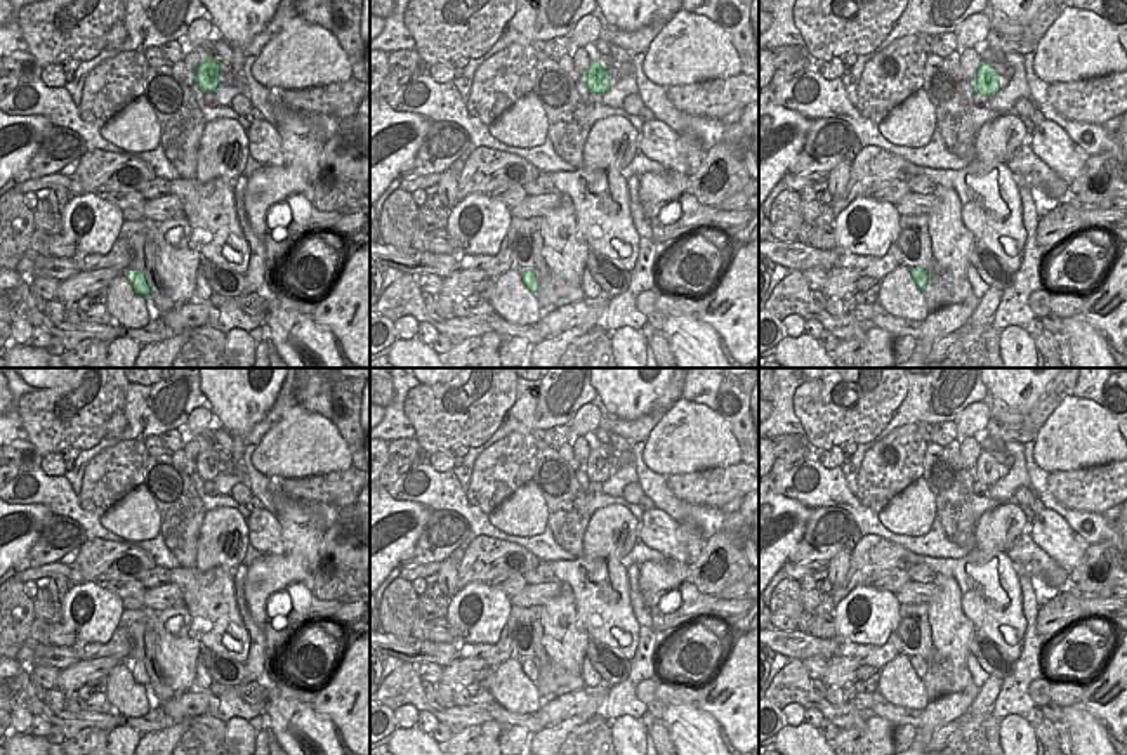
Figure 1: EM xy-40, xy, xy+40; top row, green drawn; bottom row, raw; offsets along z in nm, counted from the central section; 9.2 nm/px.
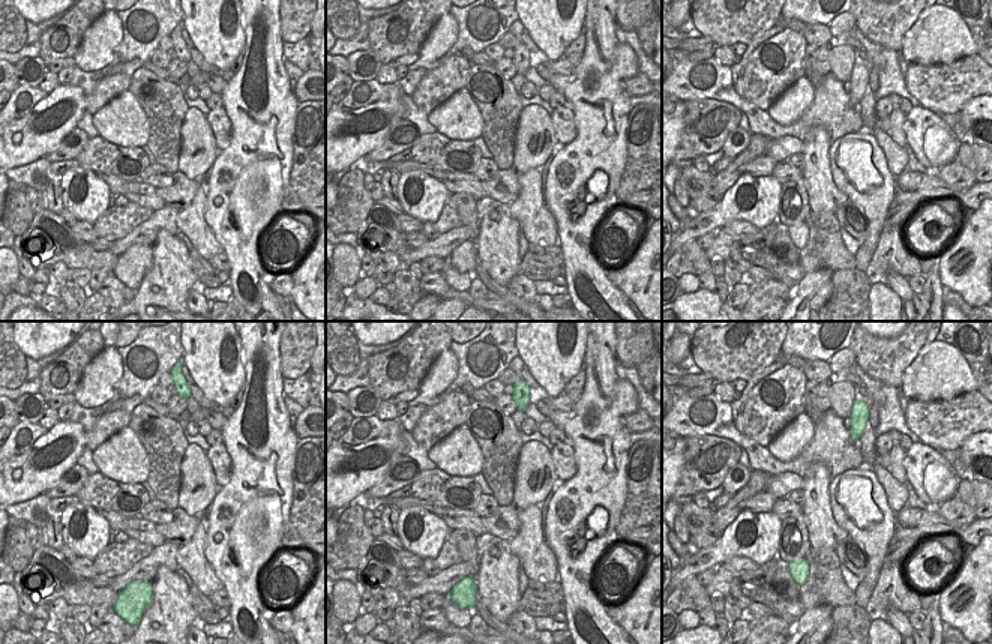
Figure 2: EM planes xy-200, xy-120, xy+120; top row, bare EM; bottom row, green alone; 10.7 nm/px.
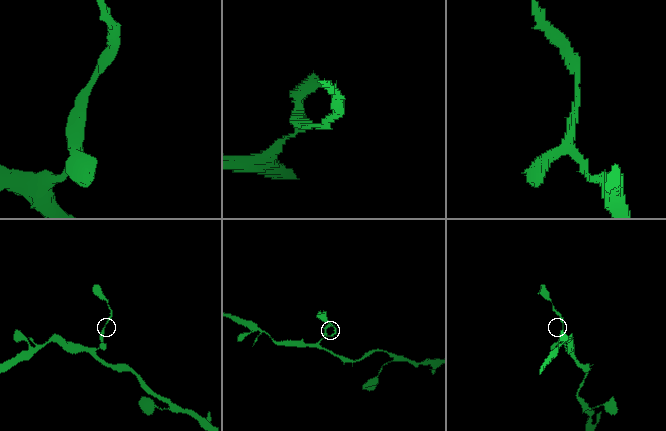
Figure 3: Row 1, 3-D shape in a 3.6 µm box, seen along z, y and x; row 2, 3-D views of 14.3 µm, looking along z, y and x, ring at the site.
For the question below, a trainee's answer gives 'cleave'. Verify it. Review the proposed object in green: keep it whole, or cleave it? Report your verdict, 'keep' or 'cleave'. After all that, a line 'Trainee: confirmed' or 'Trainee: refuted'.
keep
Trainee: refuted

